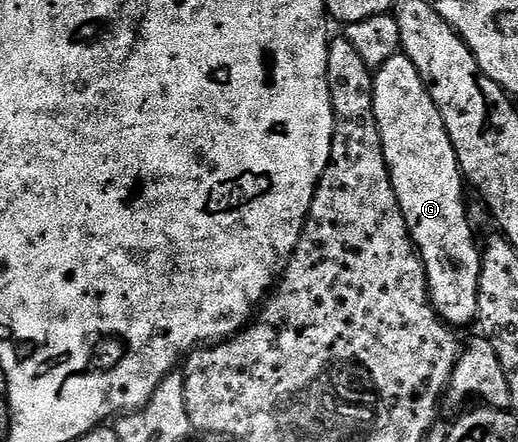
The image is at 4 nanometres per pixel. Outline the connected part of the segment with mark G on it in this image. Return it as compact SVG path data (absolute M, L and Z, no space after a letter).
M399 52L391 56L391 60L376 67L373 75L373 107L391 184L395 188L403 220L407 220L409 234L425 266L429 301L437 309L437 315L450 326L460 328L468 322L472 323L476 319L479 304L482 251L479 242L477 246L473 239L473 226L465 215L467 186L463 181L461 166L457 163L451 136L443 124L443 116L439 108L435 108L435 100L431 100L431 92L425 87L425 81L419 76L415 64L411 64L405 53Z

